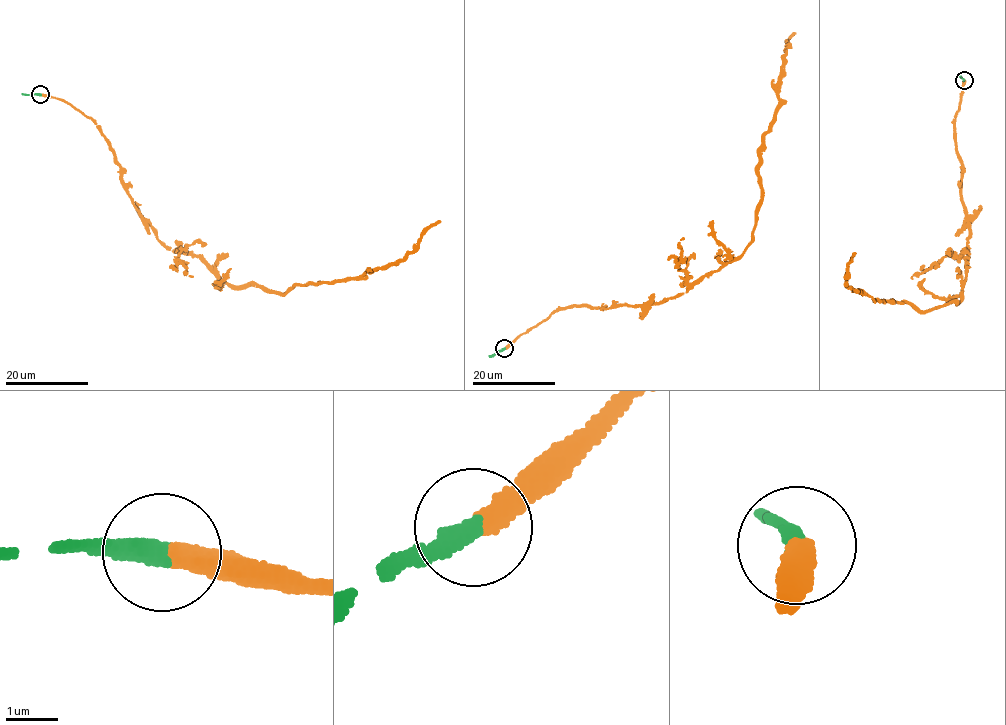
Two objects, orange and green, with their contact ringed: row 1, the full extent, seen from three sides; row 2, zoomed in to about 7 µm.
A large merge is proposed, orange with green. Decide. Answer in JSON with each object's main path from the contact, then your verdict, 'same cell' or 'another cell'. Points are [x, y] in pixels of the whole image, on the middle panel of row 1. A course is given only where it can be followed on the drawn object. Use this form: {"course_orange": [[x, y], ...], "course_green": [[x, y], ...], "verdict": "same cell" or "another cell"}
{"course_orange": [[504, 348], [557, 311], [672, 299], [742, 253], [761, 187], [759, 148], [777, 109], [785, 43], [796, 32]], "course_green": [[504, 348], [489, 357]], "verdict": "same cell"}

